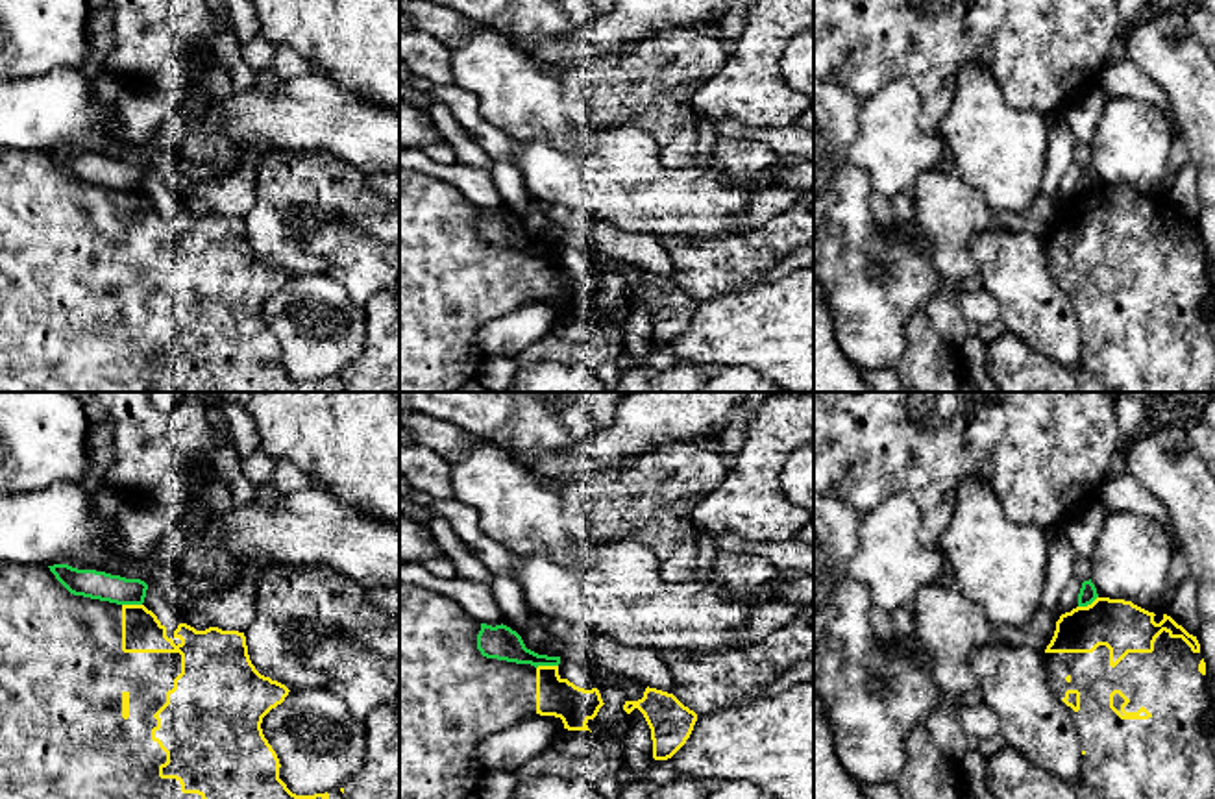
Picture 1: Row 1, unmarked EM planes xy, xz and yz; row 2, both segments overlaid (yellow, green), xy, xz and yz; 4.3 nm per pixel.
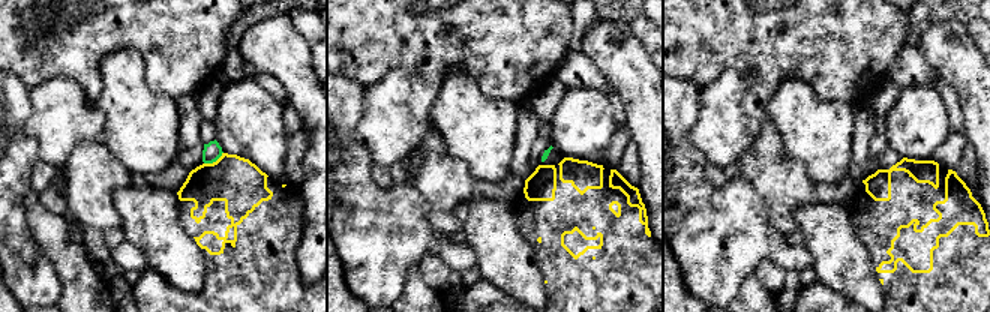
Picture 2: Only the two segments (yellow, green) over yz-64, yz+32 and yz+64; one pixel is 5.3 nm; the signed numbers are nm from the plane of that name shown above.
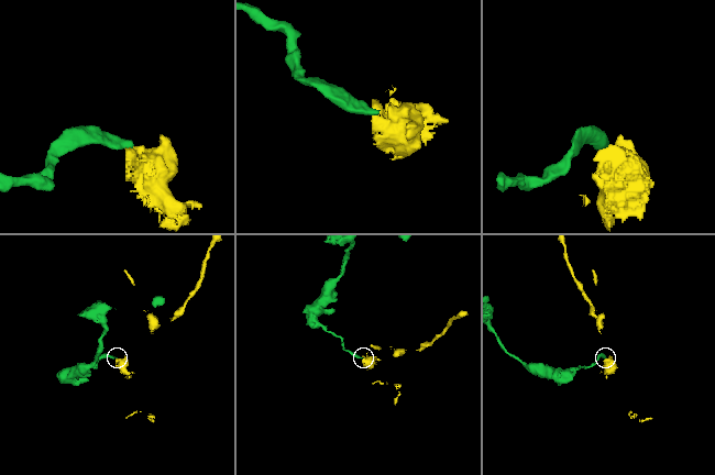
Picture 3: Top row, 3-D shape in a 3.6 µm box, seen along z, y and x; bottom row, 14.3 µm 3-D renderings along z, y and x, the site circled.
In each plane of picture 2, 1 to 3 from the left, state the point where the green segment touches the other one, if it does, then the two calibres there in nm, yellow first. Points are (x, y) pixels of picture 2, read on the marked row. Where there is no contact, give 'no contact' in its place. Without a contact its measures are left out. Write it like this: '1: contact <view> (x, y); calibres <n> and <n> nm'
1: contact yz-64 (213, 162); calibres 260 and 100 nm
2: no contact
3: no contact

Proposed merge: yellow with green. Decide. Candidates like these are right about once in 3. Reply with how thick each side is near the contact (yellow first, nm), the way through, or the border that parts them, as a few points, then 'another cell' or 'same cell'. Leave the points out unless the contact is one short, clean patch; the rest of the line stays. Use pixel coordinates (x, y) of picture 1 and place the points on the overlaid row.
170 nm thick on the yellow side, 150 nm on the other; another cell

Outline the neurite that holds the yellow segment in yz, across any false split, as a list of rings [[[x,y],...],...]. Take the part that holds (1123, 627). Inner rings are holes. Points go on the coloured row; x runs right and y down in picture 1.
[[[1097,597],[1060,616],[1045,666],[1049,686],[1067,705],[1080,738],[1080,775],[1076,781],[1054,777],[1004,744],[988,758],[988,786],[995,799],[1215,799],[1215,729],[1202,727],[1209,710],[1206,662],[1197,636],[1171,616],[1124,599]]]

